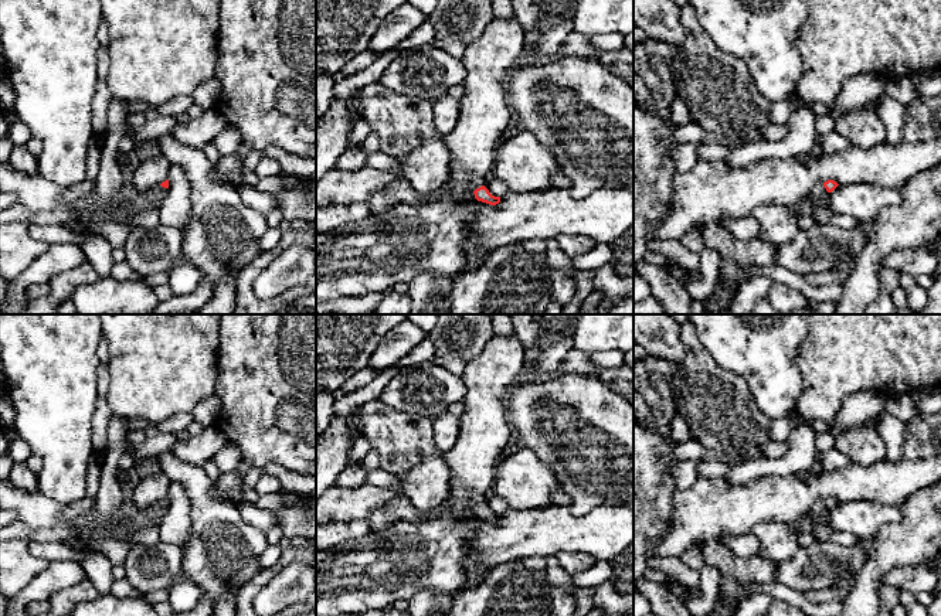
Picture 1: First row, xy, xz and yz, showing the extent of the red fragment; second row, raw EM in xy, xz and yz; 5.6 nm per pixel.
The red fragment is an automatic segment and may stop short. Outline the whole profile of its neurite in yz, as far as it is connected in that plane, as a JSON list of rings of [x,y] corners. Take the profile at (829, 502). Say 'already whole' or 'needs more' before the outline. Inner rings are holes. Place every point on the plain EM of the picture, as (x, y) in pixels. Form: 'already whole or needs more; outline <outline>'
needs more; outline [[[828,497],[823,501],[813,503],[812,507],[804,515],[802,523],[806,527],[812,527],[816,521],[826,521],[829,511],[838,504],[839,501],[833,497]]]

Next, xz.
needs more; outline [[[472,494],[470,501],[475,506],[473,511],[478,518],[496,523],[500,520],[500,514],[495,514],[489,510],[489,507],[485,504],[486,496],[480,494]]]

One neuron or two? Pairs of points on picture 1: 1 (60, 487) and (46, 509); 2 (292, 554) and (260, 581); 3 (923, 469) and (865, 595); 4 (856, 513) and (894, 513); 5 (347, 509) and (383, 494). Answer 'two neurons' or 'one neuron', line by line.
1: two neurons
2: one neuron
3: two neurons
4: one neuron
5: one neuron

